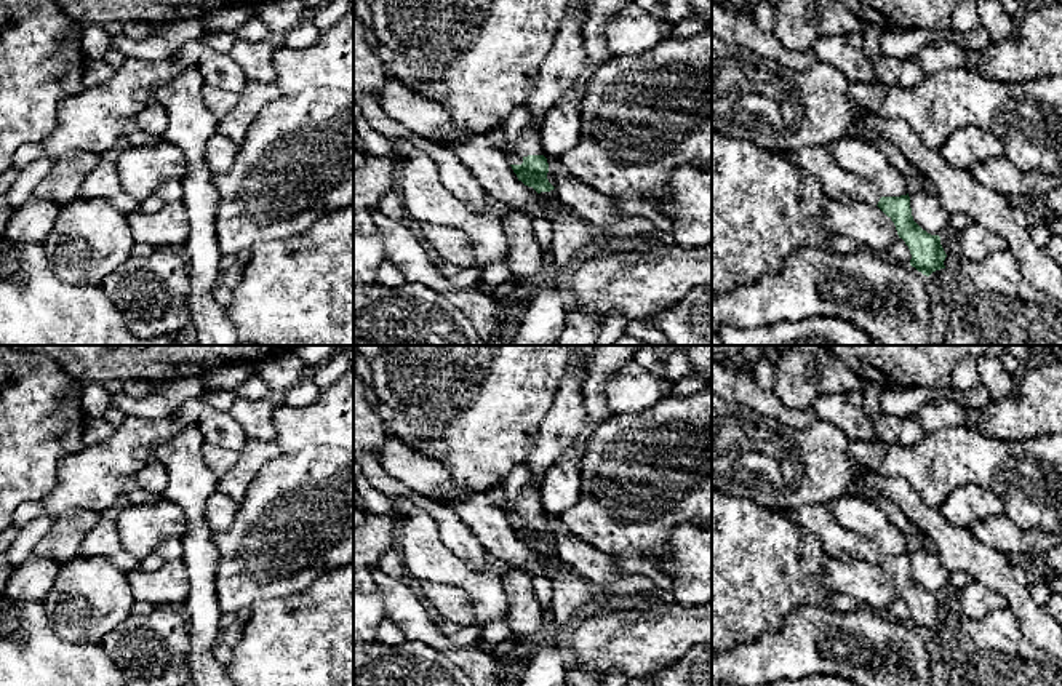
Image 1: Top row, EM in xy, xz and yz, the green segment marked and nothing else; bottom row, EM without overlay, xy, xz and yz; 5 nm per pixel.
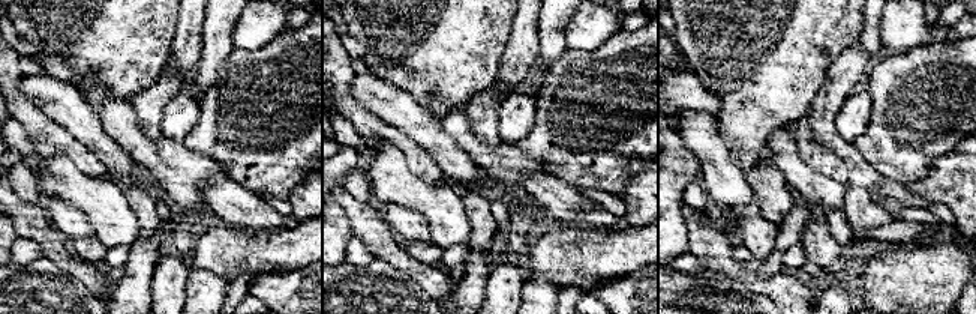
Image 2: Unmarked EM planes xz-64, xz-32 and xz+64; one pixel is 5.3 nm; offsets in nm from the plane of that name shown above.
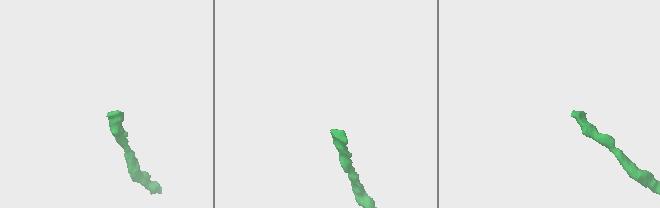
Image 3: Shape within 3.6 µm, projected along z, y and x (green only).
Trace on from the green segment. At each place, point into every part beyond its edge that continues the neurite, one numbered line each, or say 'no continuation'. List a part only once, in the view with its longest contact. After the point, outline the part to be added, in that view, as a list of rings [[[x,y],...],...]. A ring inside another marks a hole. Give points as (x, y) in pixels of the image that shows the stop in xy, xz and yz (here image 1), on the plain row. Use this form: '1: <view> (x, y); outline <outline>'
1: xz (523, 494); outline [[[526,462],[517,465],[504,480],[507,502],[521,515],[545,513],[541,504],[541,485],[531,475]]]

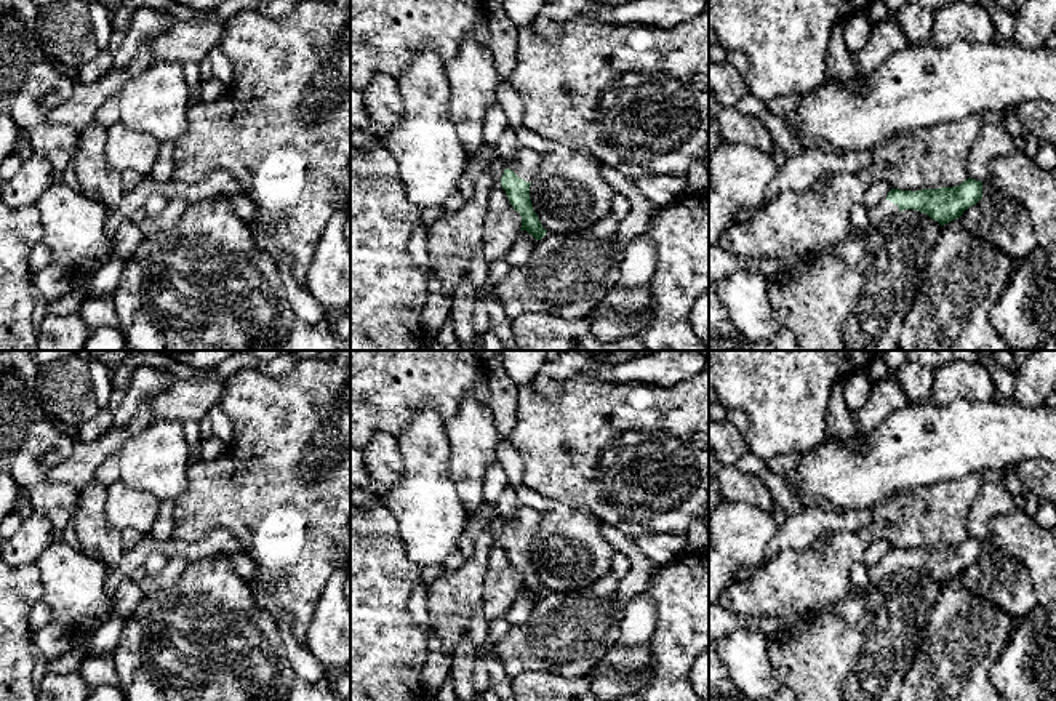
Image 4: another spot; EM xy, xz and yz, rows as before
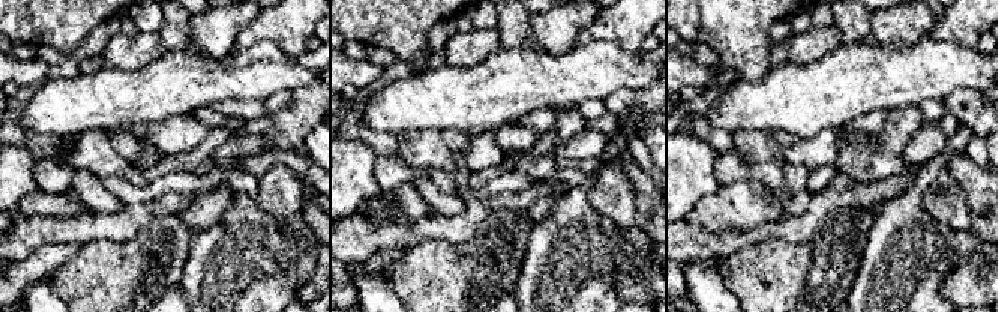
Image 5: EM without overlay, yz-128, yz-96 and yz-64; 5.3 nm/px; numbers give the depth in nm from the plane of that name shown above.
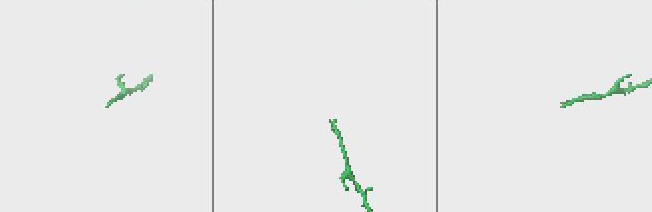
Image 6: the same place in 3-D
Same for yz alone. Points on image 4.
1: yz (885, 568); outline [[[885,557],[882,562],[869,568],[870,587],[877,587],[882,581],[888,579],[898,571],[899,571],[898,563]]]

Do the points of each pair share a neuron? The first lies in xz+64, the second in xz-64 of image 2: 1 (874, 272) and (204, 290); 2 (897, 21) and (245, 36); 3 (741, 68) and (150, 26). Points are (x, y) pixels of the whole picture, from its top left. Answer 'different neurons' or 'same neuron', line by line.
1: different neurons
2: same neuron
3: same neuron

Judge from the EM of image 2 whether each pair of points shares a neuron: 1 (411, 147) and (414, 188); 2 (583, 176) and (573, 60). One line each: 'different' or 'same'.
1: different
2: same

